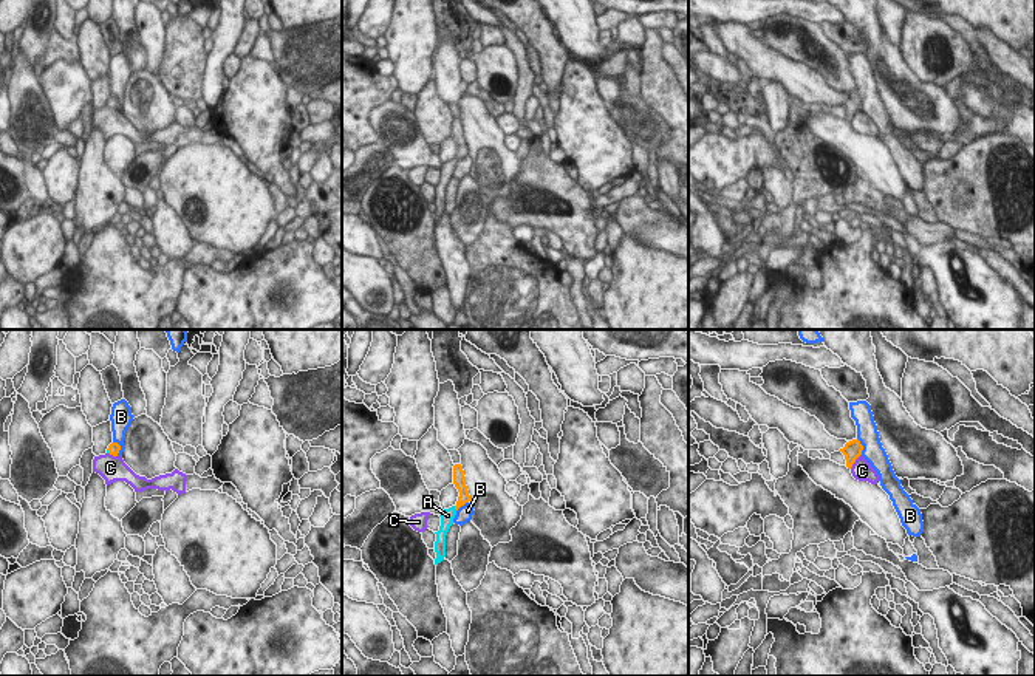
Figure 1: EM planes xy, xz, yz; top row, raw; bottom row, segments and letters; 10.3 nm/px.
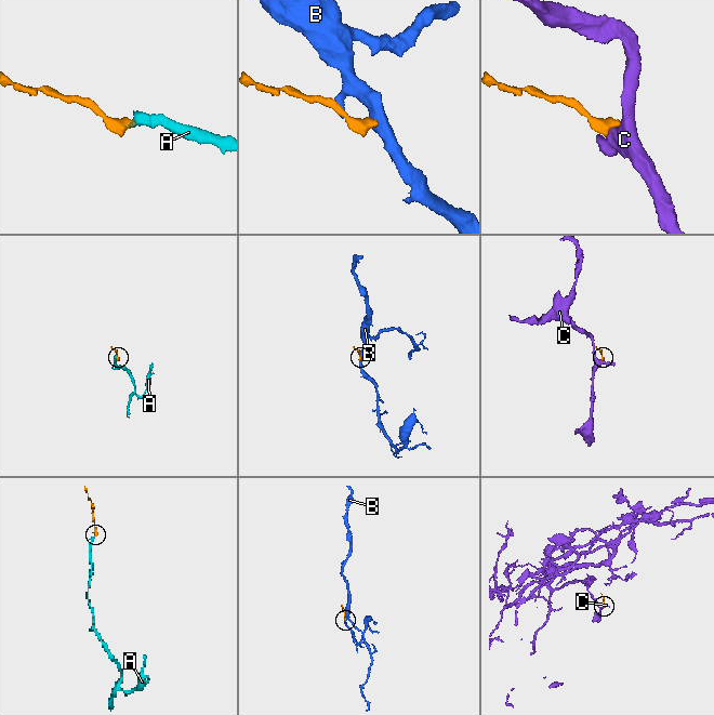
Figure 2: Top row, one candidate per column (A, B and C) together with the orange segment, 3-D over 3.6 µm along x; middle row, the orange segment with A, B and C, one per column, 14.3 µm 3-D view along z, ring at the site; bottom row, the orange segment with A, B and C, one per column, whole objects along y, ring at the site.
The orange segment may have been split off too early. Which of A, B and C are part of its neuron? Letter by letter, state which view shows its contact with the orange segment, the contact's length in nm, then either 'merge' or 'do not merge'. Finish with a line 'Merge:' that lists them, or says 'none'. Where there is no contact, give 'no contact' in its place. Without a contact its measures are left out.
A: meets orange in xz; contact 60 nm long; merge
B: meets orange in yz; contact 180 nm long; do not merge
C: meets orange in yz; contact 200 nm long; do not merge
Merge: A

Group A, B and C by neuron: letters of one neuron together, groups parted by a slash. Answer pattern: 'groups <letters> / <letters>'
groups A / B / C

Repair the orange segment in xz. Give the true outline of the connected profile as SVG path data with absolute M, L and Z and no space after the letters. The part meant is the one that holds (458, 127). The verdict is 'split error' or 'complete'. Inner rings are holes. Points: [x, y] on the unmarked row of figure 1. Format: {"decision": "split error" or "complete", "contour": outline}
{"decision": "split error", "contour": "M455 118L453 119L453 138L459 145L458 155L455 159L441 164L441 179L439 184L435 186L436 187L436 195L435 195L435 206L436 206L436 212L435 212L435 218L438 220L444 210L446 210L446 189L450 183L450 179L453 178L453 172L456 169L456 164L464 159L466 156L470 155L470 149L466 139L466 130L464 130L464 124L461 118Z"}

